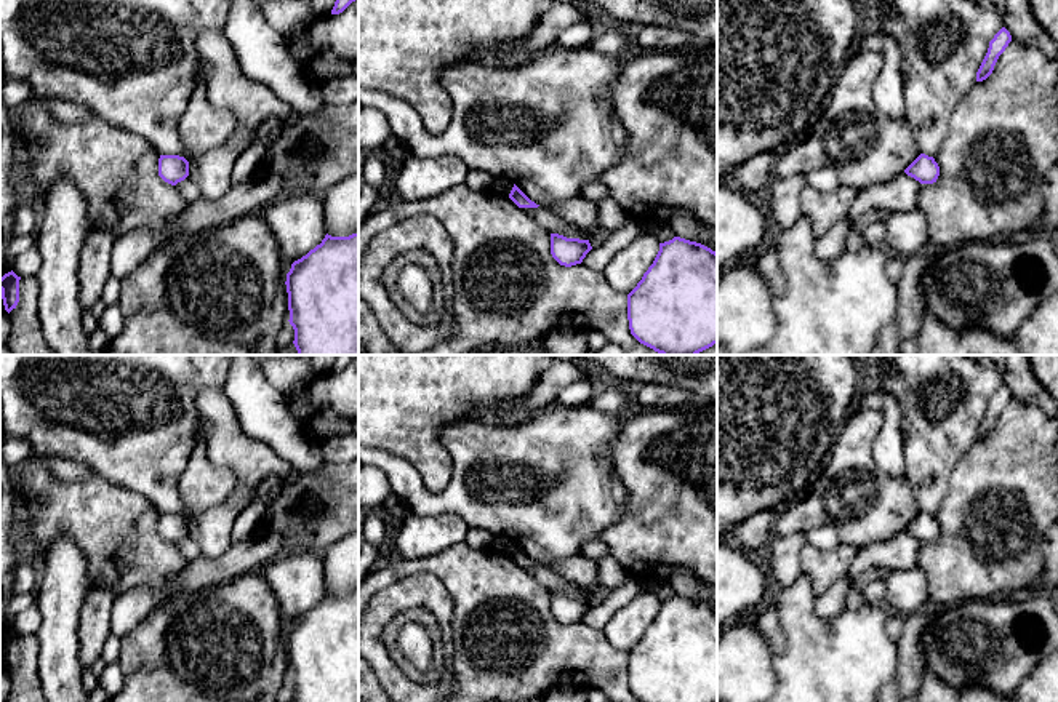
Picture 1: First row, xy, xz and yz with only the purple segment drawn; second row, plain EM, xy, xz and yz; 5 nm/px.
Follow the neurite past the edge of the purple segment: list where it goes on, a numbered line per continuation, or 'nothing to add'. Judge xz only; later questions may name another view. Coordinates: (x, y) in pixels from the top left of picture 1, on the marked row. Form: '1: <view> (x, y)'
nothing to add

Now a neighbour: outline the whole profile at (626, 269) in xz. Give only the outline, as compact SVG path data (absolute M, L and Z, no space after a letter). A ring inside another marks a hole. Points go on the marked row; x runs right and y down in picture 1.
M643 230L626 248L615 254L603 270L603 277L613 289L629 294L653 264L658 251L659 240Z

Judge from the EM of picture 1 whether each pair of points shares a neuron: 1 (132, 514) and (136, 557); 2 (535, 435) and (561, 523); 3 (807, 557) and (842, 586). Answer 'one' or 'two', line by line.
1: one
2: one
3: two

